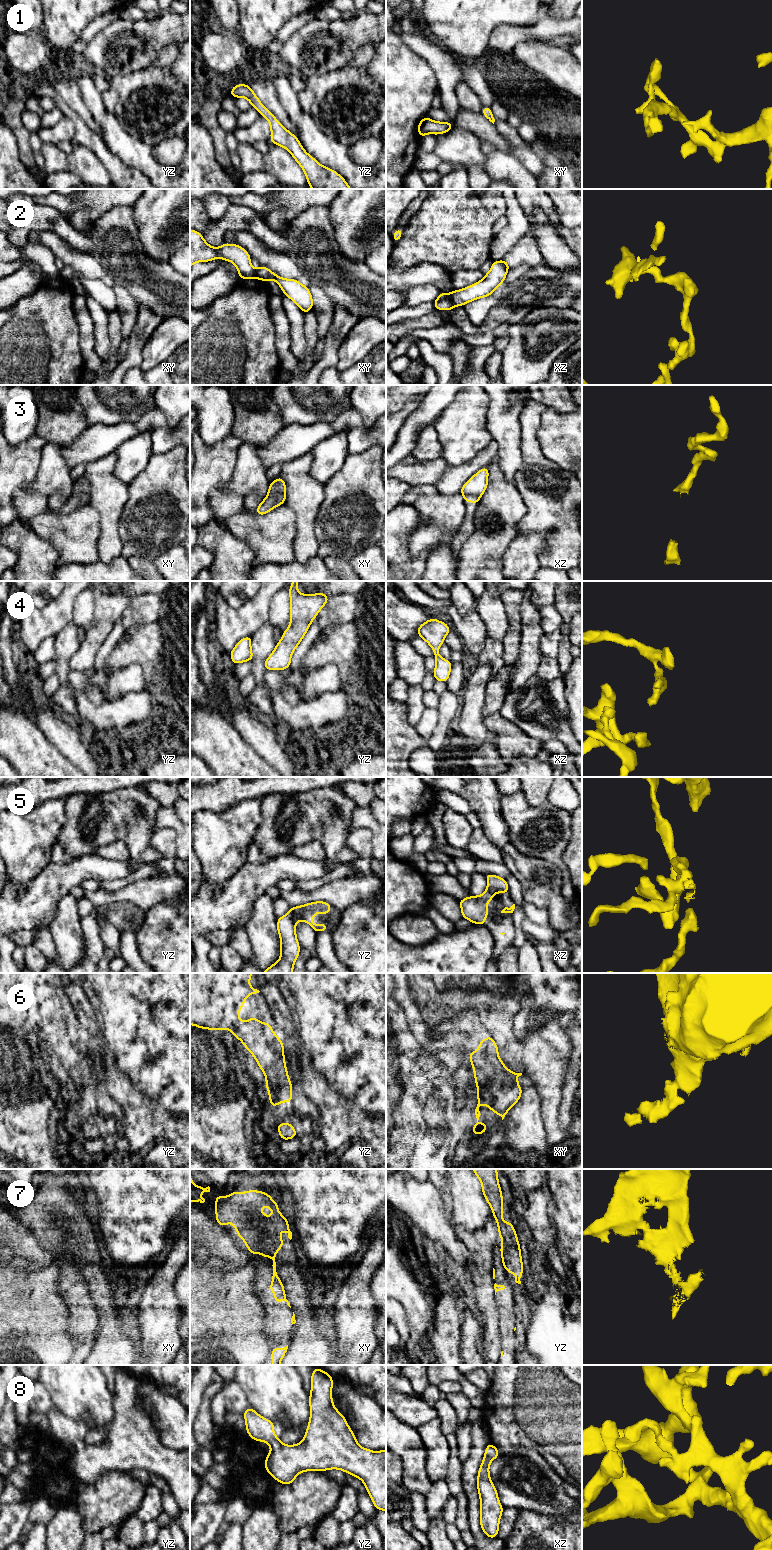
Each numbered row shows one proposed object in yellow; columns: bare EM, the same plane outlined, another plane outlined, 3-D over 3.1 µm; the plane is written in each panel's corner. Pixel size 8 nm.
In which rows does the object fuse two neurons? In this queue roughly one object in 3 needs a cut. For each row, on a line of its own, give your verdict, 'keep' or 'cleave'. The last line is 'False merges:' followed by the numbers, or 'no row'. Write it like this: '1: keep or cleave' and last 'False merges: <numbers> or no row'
1: keep
2: cleave
3: cleave
4: keep
5: keep
6: keep
7: cleave
8: keep
False merges: 2, 3, 7

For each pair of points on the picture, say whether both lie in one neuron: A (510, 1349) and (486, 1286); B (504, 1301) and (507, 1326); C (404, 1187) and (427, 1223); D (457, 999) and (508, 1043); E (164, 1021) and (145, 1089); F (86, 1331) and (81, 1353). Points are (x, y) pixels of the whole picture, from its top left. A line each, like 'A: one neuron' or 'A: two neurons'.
A: two neurons
B: one neuron
C: one neuron
D: one neuron
E: one neuron
F: one neuron

